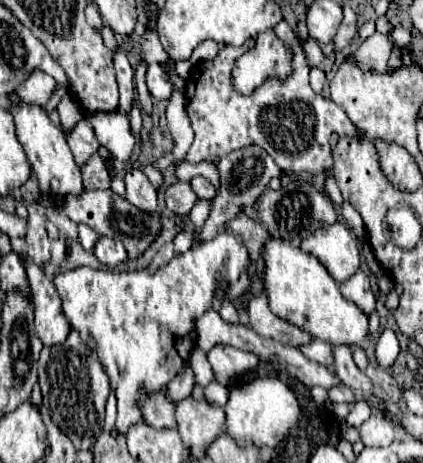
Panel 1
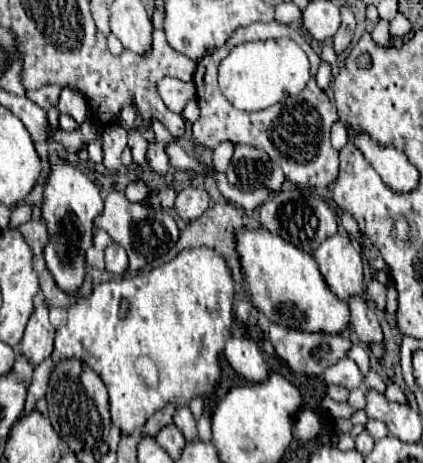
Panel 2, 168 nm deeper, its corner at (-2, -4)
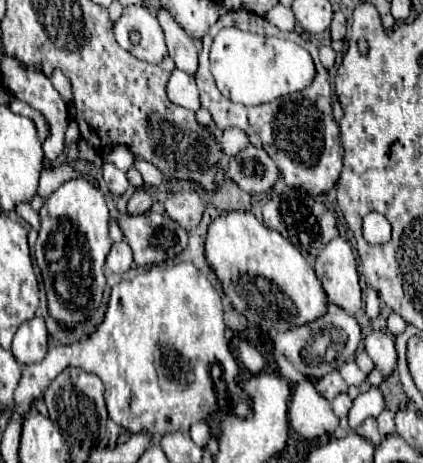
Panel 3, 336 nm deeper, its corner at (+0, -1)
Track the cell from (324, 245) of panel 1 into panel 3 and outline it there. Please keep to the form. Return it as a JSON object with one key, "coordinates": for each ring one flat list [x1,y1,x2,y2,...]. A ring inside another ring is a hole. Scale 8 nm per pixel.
{"coordinates":[[338,236,328,242,328,246,316,256,314,270,332,304,348,314,356,314,362,308,356,256,344,238]]}

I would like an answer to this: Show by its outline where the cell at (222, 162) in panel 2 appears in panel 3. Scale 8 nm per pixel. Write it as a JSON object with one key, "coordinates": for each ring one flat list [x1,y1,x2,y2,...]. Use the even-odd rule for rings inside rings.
{"coordinates":[[228,128,224,134,222,134,222,140,220,140,220,148,226,156,234,156,238,154,244,146,248,146,248,138,242,130,236,130,236,128]]}

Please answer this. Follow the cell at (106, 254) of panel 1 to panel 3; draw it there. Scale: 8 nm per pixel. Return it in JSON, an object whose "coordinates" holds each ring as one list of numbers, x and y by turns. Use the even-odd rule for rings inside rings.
{"coordinates":[[114,242,108,256,106,256,106,266,112,272,126,272,132,266,132,250,126,242]]}

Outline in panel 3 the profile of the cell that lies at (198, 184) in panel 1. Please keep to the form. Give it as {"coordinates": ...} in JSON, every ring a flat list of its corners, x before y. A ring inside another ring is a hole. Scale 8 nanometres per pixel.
{"coordinates":[[196,190,172,192,168,194,164,206,166,206,166,214,186,230,196,228,204,214,204,202]]}

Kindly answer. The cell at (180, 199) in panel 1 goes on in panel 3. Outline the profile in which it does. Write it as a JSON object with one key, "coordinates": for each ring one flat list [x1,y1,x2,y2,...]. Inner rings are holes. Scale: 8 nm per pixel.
{"coordinates":[[150,186,136,188,136,192,130,196,128,202,128,214,144,214,154,204,154,190]]}

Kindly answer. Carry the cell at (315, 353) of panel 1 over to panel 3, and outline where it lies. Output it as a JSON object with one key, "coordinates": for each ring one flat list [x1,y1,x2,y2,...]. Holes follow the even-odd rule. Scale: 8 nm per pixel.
{"coordinates":[[354,360,346,362,344,366,338,368,338,372,342,374,342,378,346,380,346,384,354,384,354,386,360,386,364,380,366,380,366,374,358,368,358,364]]}

